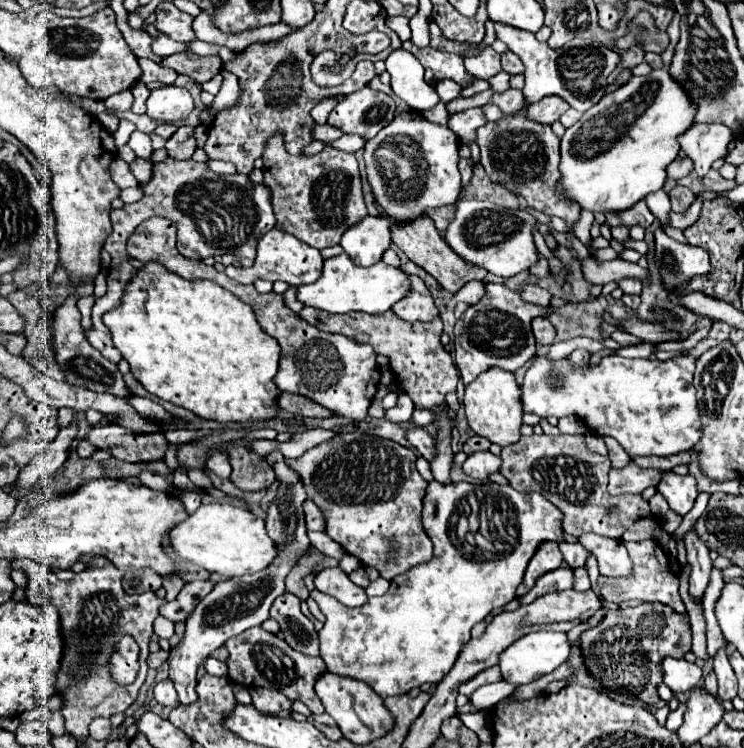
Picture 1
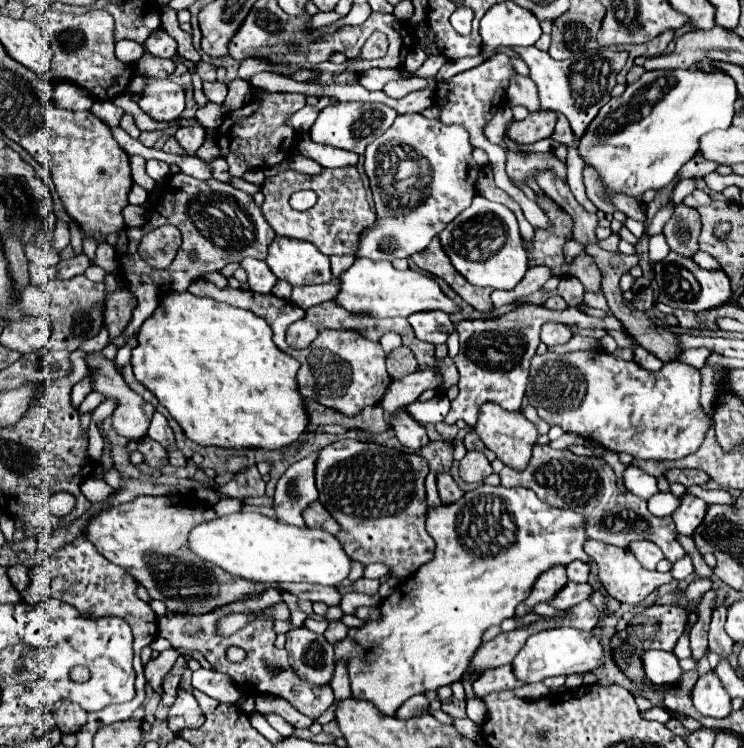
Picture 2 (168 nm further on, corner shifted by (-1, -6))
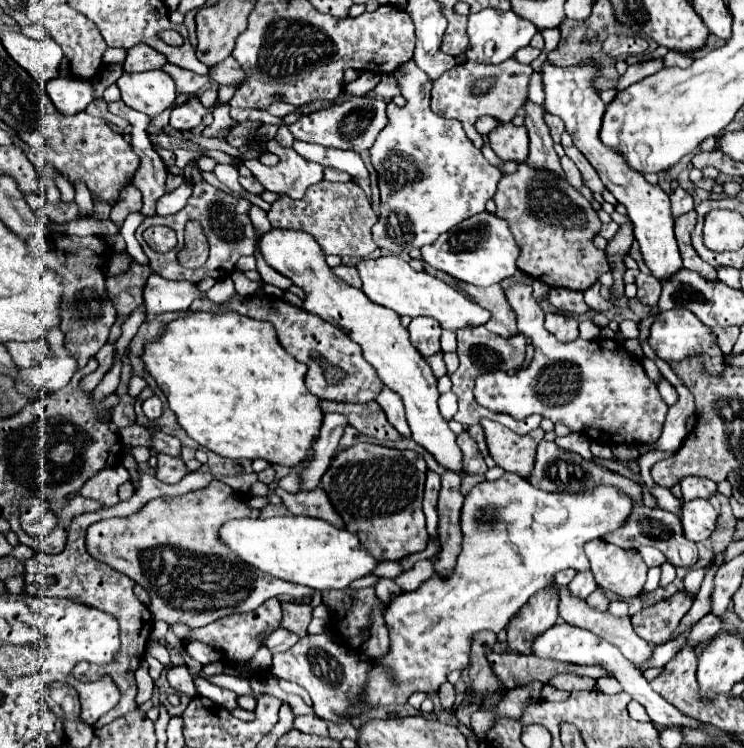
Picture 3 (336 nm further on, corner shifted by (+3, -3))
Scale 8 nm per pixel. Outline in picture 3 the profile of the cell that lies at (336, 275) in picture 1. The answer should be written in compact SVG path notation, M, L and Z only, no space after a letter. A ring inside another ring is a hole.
M397 255L379 257L379 259L363 259L359 261L357 271L363 281L363 293L377 305L393 309L399 315L433 317L435 321L439 321L443 329L449 329L449 331L479 327L491 319L491 313L483 309L481 305L477 305L471 297L467 297L465 293L457 291L455 287L443 283L441 279L425 271L415 271L407 261L403 261Z

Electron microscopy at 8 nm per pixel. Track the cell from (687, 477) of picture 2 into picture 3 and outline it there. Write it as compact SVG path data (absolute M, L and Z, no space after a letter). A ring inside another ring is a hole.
M687 477L681 481L681 491L685 501L693 499L709 499L715 495L717 485L705 477Z

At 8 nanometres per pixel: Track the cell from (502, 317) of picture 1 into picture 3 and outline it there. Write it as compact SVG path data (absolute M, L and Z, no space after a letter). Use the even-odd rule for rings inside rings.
M479 327L479 329L461 329L461 331L457 331L457 341L459 341L457 355L459 355L461 365L459 365L459 369L455 373L449 375L451 381L453 381L453 393L459 395L459 411L457 411L457 415L453 419L459 421L461 425L467 425L467 427L479 423L481 419L491 419L491 421L503 423L505 427L509 427L517 435L527 435L529 431L537 429L541 425L539 415L531 415L531 417L527 417L523 421L515 421L513 417L497 415L497 413L491 413L489 409L483 409L481 405L477 405L477 401L473 397L473 383L475 383L475 377L479 373L487 373L487 371L513 373L517 369L517 365L521 365L525 361L525 337L515 335L515 337L509 337L509 339L503 339L503 337L495 337L495 333L487 331L485 327Z

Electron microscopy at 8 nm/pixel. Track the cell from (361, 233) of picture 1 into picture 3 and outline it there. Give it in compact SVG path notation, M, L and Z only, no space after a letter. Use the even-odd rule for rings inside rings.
M409 61L393 75L407 105L387 109L389 123L371 147L371 161L379 173L381 189L381 215L373 237L381 249L399 255L421 249L461 221L483 213L503 175L483 157L481 149L471 145L459 121L439 117L429 109L433 83L419 71L415 61Z

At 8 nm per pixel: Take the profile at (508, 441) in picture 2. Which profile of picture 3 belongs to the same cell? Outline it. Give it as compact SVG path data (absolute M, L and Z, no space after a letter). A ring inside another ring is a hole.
M481 421L481 425L485 429L489 455L493 457L493 461L501 469L529 479L535 465L537 443L543 439L545 431L535 429L533 435L517 435L501 423Z

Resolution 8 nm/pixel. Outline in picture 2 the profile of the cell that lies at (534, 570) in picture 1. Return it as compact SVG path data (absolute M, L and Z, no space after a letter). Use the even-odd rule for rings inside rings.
M551 566L547 572L543 572L539 576L539 580L535 582L529 598L525 600L525 604L517 606L517 616L523 616L527 612L533 610L535 604L539 602L547 602L551 596L555 596L555 592L559 592L559 588L563 588L563 584L567 582L567 574L563 566Z

